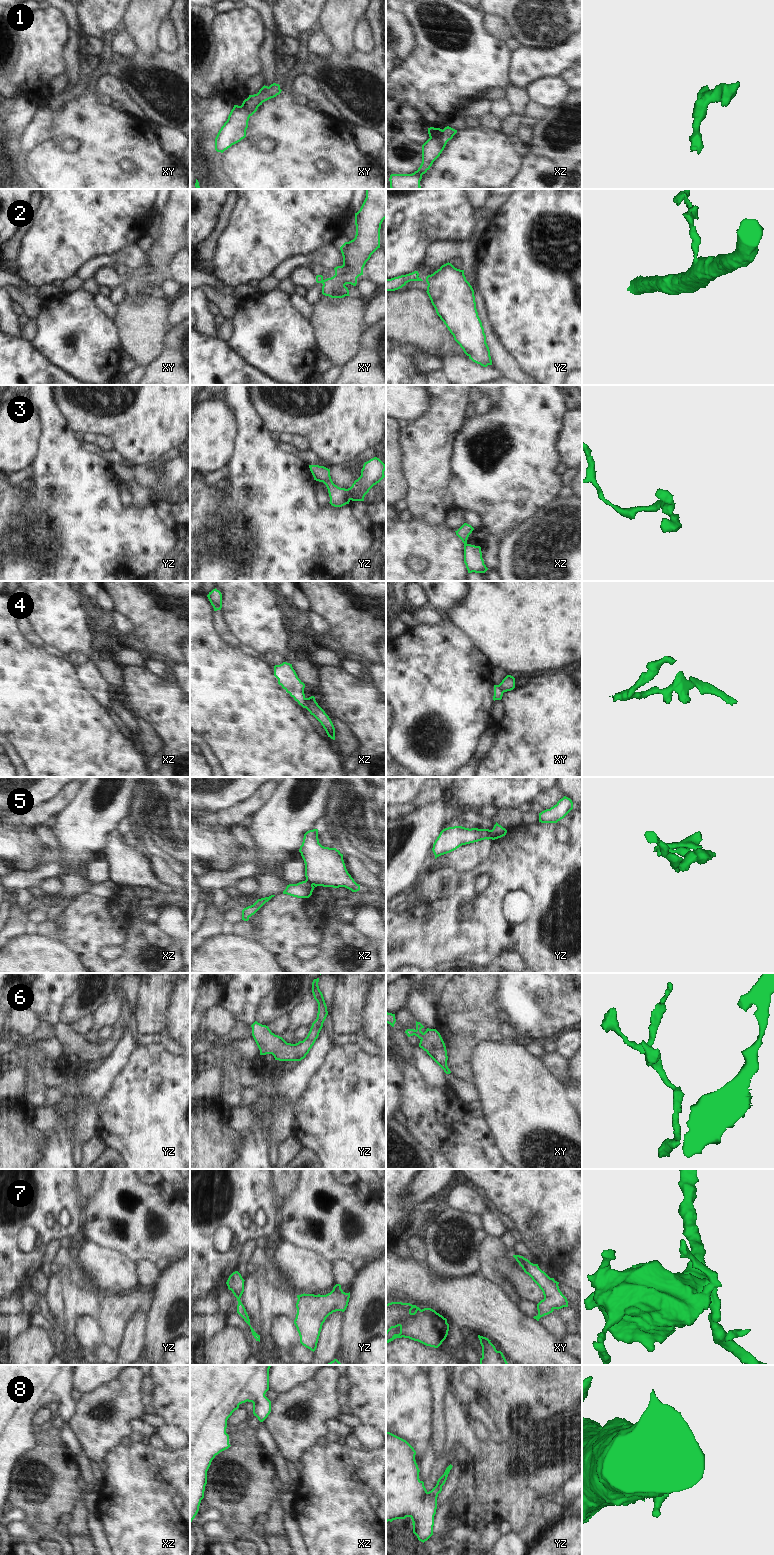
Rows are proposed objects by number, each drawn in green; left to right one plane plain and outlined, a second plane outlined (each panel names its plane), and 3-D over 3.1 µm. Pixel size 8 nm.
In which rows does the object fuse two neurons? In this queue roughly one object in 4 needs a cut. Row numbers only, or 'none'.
1, 2, 3, 4, 5

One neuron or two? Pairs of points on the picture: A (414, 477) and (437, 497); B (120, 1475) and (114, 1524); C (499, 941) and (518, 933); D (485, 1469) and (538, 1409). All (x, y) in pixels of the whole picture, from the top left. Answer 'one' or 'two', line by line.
A: one
B: one
C: one
D: one

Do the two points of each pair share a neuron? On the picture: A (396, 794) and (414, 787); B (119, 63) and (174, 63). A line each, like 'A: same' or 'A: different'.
A: same
B: same

